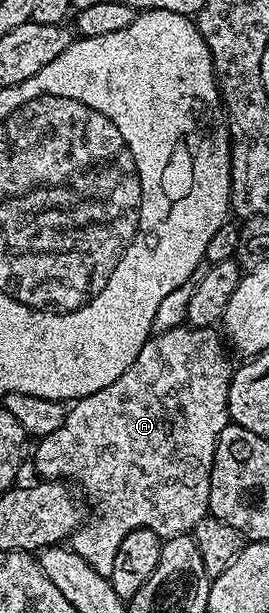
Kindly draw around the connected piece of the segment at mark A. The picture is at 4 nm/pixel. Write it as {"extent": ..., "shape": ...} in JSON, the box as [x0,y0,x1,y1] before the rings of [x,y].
{"extent":[34,324,233,579],"shape":[[[184,324],[169,332],[155,334],[148,338],[147,343],[141,348],[141,352],[137,352],[137,360],[133,364],[129,364],[127,371],[121,376],[117,376],[117,380],[113,380],[113,384],[109,384],[109,388],[101,388],[101,392],[93,392],[89,396],[78,399],[68,409],[65,424],[61,424],[61,428],[57,428],[57,432],[40,438],[34,443],[35,470],[39,473],[36,475],[43,480],[62,480],[68,484],[74,484],[80,491],[83,489],[87,493],[88,499],[86,498],[86,501],[88,503],[91,501],[95,505],[95,518],[88,517],[83,525],[70,536],[69,546],[101,576],[110,579],[113,572],[113,560],[117,556],[117,548],[121,548],[121,540],[125,540],[125,536],[129,536],[129,532],[151,530],[166,540],[175,538],[179,534],[194,531],[197,523],[202,518],[208,517],[209,484],[211,483],[211,465],[215,459],[215,445],[220,432],[229,424],[227,405],[229,404],[229,384],[233,373],[233,362],[227,359],[226,349],[228,350],[228,347],[225,345],[220,331],[209,326]]]}

